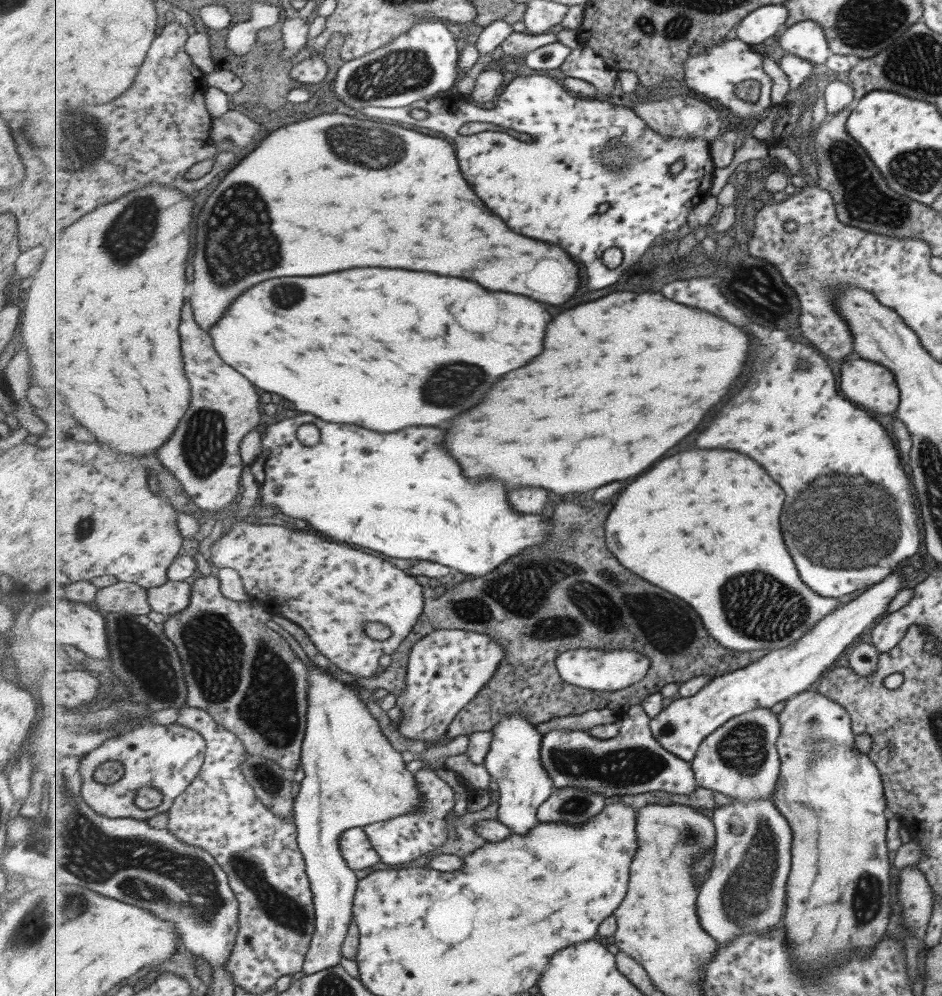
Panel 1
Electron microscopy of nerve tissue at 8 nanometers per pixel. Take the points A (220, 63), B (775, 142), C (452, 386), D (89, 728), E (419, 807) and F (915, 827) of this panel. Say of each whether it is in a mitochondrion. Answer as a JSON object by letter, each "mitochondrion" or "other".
{"A":"other","B":"other","C":"mitochondrion","D":"mitochondrion","E":"other","F":"other"}

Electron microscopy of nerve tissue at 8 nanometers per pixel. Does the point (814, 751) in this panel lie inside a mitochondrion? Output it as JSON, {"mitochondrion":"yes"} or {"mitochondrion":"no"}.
{"mitochondrion":"yes"}

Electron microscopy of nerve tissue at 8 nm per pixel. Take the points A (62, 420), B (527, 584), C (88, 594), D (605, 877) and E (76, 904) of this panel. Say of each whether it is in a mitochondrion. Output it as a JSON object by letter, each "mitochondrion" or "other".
{"A":"other","B":"mitochondrion","C":"other","D":"other","E":"mitochondrion"}

